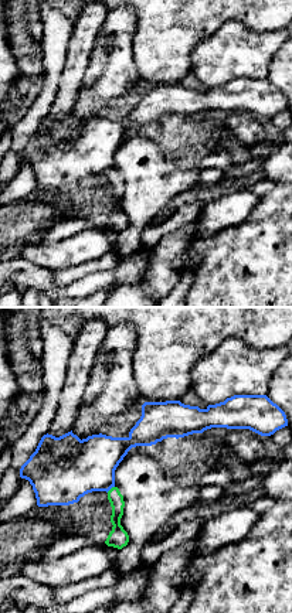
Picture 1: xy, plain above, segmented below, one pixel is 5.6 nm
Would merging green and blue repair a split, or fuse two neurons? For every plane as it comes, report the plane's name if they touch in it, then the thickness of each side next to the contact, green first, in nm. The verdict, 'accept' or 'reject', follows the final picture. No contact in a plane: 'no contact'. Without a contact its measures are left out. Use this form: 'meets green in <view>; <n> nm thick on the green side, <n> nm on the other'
meets green in xy; 80 nm thick on the green side, 340 nm on the other

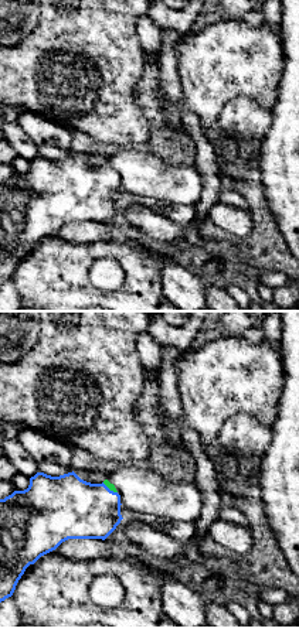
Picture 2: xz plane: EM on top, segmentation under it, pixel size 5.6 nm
meets green in xz; 40 nm thick on the green side, 360 nm on the other

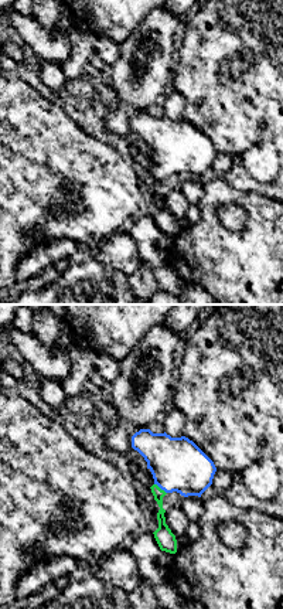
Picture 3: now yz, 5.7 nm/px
meets green in yz; 80 nm thick on the green side, 300 nm on the other

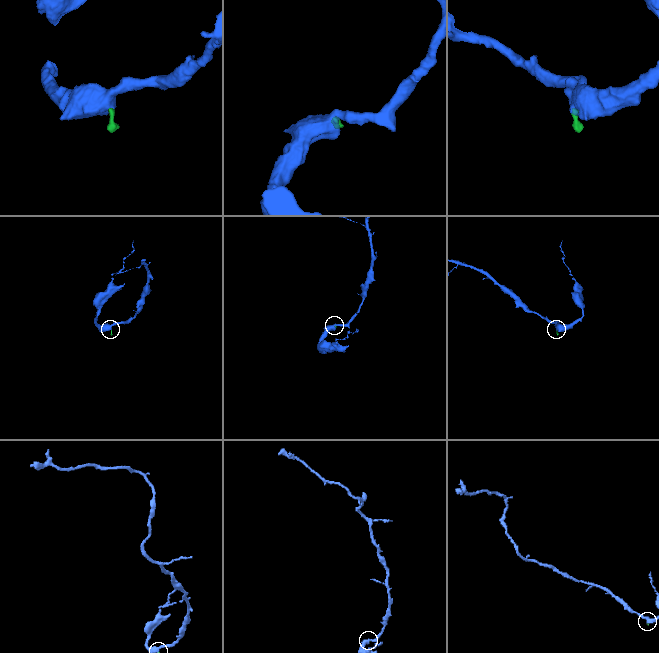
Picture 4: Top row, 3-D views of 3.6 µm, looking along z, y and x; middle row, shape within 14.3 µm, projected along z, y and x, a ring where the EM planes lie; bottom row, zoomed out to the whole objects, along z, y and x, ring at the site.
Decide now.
accept

